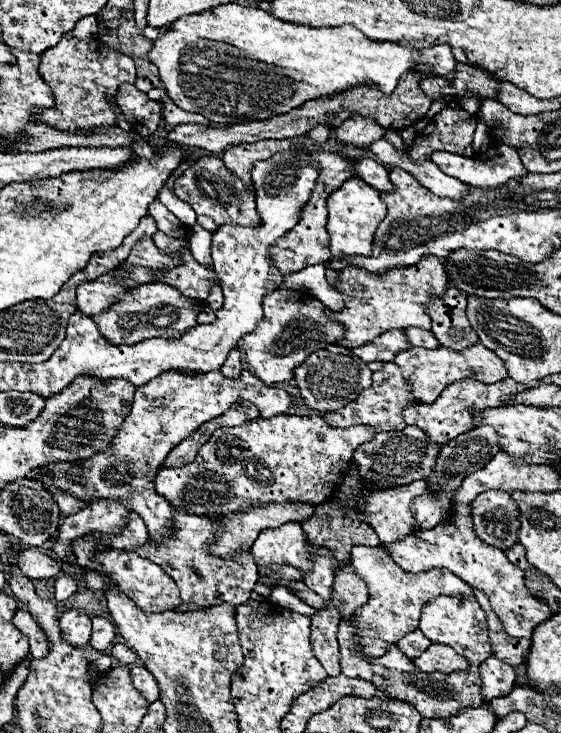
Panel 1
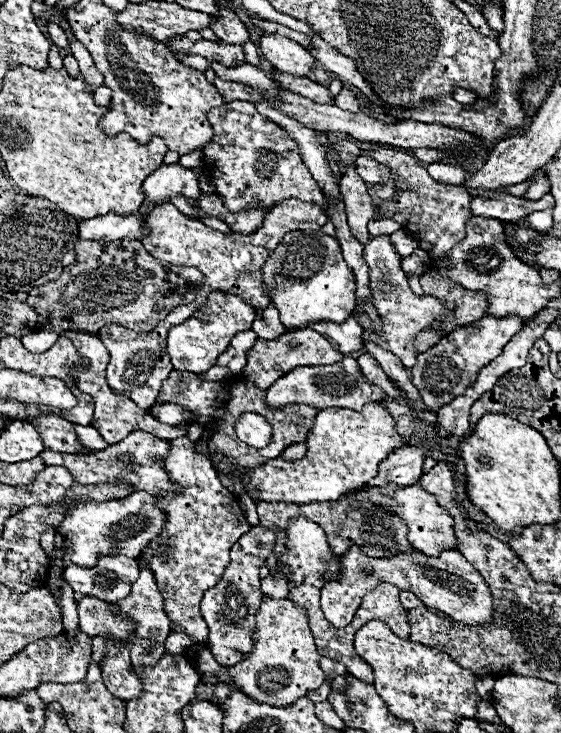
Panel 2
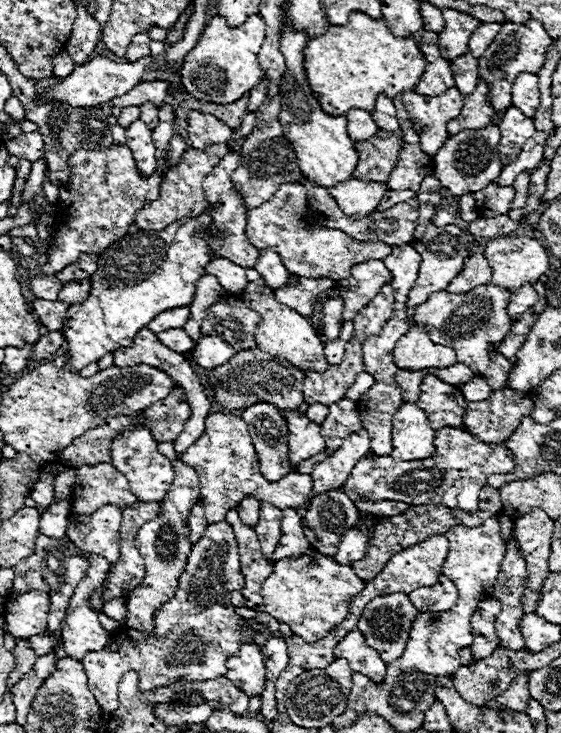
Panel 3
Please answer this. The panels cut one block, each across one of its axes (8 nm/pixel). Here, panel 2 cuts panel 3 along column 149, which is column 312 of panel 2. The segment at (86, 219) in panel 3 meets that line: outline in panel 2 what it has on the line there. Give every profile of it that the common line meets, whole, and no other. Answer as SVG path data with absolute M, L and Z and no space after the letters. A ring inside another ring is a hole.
M244 100L224 104L210 112L210 122L214 136L204 148L206 172L216 186L216 194L222 196L226 210L244 212L260 206L272 208L288 198L300 198L302 202L318 204L326 212L326 198L304 166L298 144L272 120L258 114L254 104Z

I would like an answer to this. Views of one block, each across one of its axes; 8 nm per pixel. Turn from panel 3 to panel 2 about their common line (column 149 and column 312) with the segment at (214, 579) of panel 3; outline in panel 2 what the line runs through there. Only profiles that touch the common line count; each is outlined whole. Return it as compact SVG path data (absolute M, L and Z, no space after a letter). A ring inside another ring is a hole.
M262 598L262 604L256 614L256 640L254 652L242 658L238 664L228 666L228 674L240 690L260 702L278 708L294 704L298 698L306 696L314 688L320 688L324 682L324 672L318 666L320 654L314 646L314 638L308 626L308 616L290 600L272 600Z

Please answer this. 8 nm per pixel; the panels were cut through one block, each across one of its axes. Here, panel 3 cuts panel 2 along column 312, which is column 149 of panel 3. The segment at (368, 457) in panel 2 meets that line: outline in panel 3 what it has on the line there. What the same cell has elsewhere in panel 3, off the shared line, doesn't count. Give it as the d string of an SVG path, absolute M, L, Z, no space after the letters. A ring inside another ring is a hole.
M134 414L130 418L134 420L134 426L120 432L110 444L112 466L126 476L130 492L134 492L134 496L138 496L140 502L158 502L170 490L170 484L174 480L174 468L172 462L158 452L158 442L152 438L150 426L146 422L140 422L144 416Z

